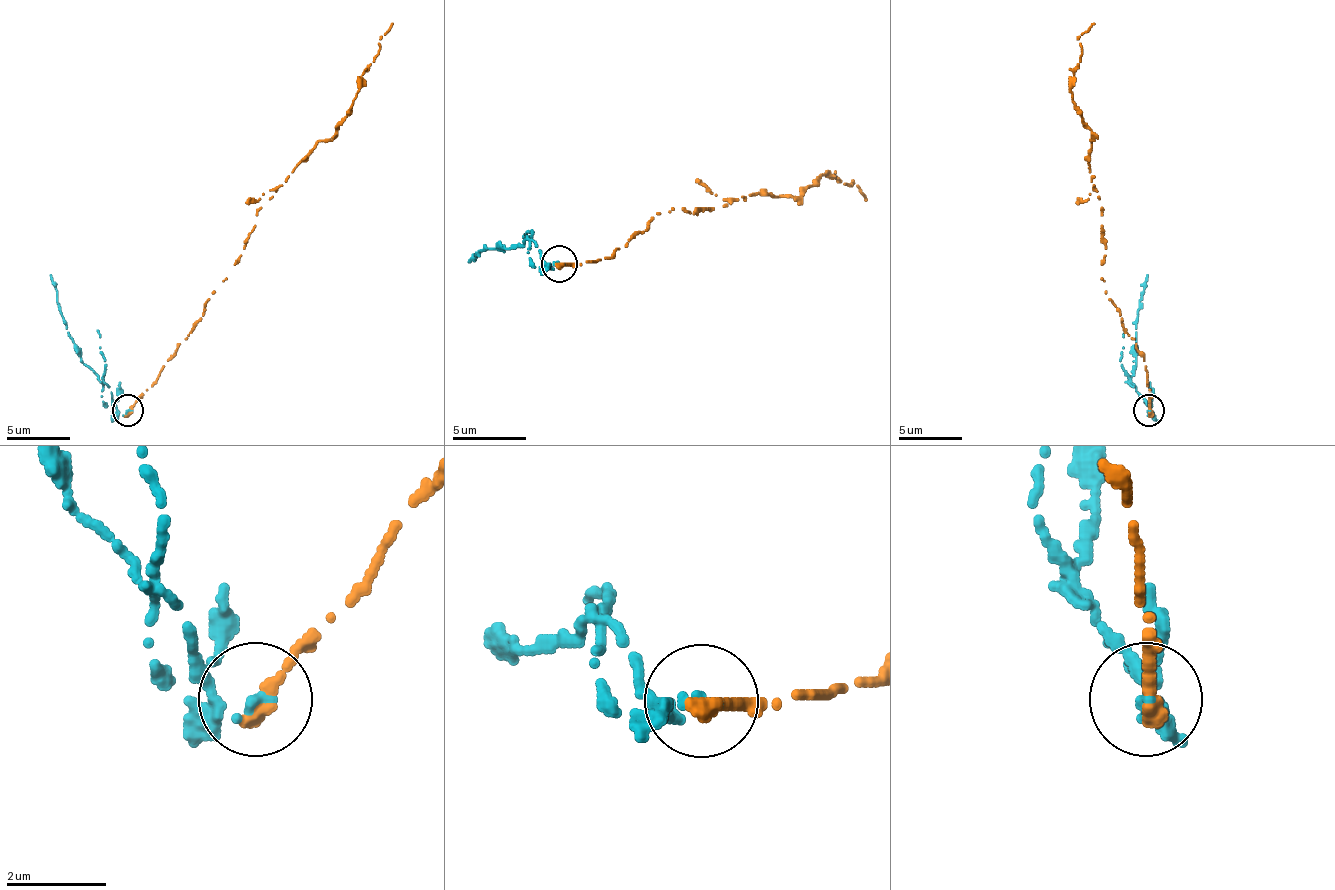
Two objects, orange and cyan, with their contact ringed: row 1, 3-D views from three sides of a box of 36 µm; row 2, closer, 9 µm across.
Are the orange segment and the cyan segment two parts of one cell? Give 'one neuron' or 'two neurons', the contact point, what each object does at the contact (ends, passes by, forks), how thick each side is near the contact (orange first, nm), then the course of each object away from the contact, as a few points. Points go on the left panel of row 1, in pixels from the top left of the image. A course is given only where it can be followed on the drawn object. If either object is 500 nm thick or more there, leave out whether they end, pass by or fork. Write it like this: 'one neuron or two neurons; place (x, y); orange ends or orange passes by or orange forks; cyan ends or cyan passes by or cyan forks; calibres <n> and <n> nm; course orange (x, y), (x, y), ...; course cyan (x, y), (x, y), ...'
two neurons; place (127, 410); orange ends; cyan ends; calibres 360 and 200 nm; course orange (128, 411), (227, 278), (269, 199), (334, 132), (354, 101), (357, 78), (392, 24); course cyan (128, 411), (116, 408), (110, 386), (81, 360), (66, 329), (50, 275)

